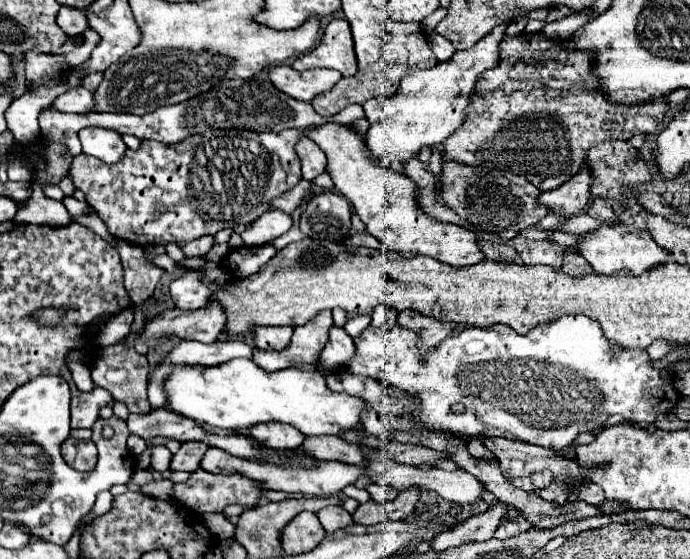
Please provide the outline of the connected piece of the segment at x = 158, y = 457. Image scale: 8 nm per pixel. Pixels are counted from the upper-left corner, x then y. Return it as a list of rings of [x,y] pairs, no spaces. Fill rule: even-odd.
[[[152,447],[154,449],[154,461],[152,461],[152,469],[164,473],[170,469],[170,461],[172,461],[172,453],[166,447]]]

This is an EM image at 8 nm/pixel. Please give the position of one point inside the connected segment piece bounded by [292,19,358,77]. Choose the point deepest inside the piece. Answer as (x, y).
(336, 50)

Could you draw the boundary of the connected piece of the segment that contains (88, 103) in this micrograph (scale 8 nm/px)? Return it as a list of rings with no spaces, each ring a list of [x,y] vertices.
[[[74,87],[74,89],[68,89],[66,93],[58,95],[50,107],[56,111],[62,111],[62,113],[84,113],[86,109],[94,107],[94,101],[92,101],[90,91],[86,91],[84,87]]]

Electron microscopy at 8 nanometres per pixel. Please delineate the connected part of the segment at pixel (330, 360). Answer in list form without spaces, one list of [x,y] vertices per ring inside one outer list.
[[[332,325],[328,331],[328,343],[320,355],[322,373],[330,373],[340,369],[354,355],[354,341],[344,331],[344,327]]]

